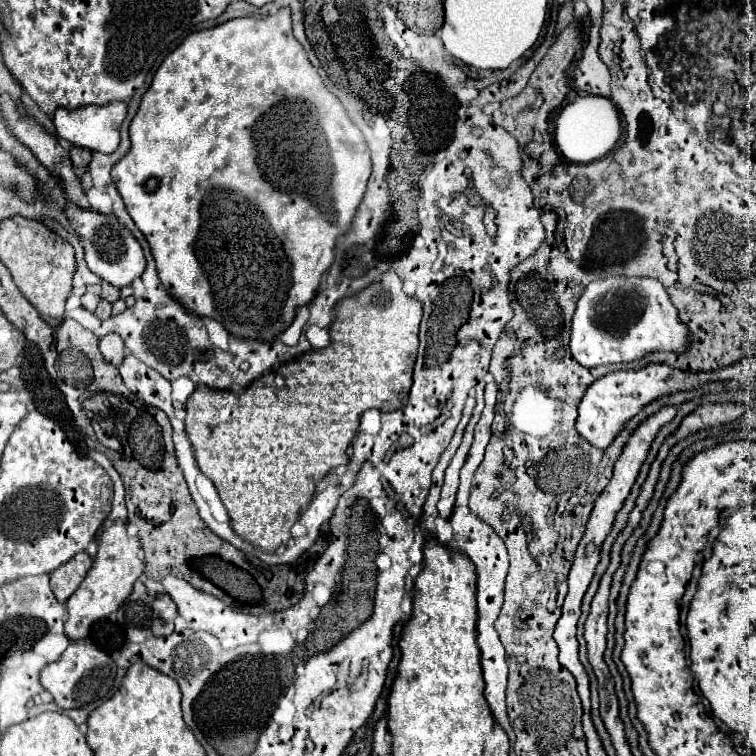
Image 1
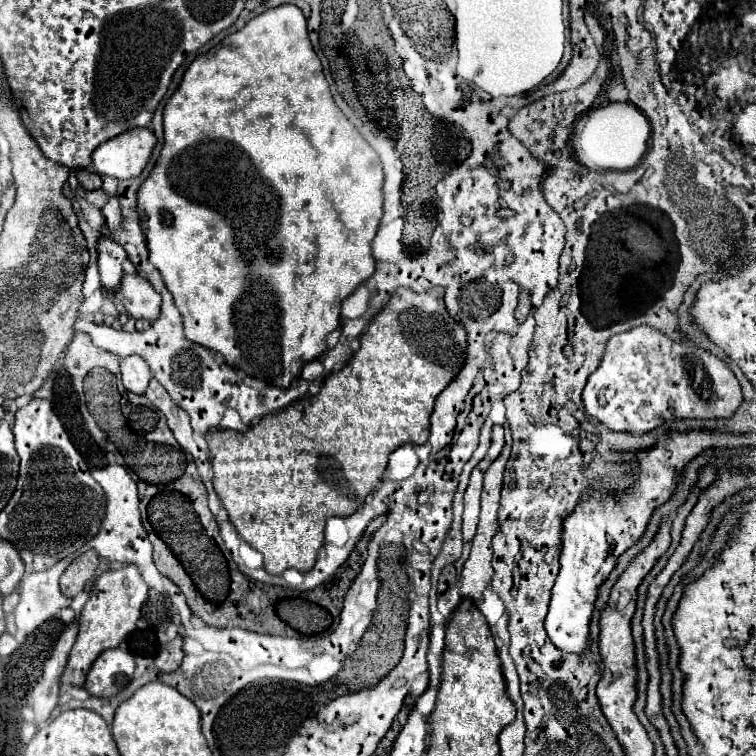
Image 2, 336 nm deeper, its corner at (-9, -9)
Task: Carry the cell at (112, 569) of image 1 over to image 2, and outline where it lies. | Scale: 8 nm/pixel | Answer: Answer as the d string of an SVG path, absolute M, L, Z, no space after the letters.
M123 566L119 570L103 572L95 580L95 588L99 592L91 592L91 598L83 606L83 612L79 616L79 626L81 626L79 636L69 652L69 660L61 676L61 684L83 686L85 676L91 664L95 662L95 658L107 648L117 648L131 632L135 632L137 620L141 618L141 606L147 600L147 590L149 590L135 566Z

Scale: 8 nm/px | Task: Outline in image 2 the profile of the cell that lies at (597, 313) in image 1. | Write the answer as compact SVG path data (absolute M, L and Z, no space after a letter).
M639 326L629 332L615 334L607 342L607 352L599 368L589 376L581 398L587 416L599 420L613 432L633 432L633 434L647 434L651 430L657 430L671 418L683 418L683 420L731 418L739 408L739 404L743 402L739 380L719 358L693 344L673 342L663 332L649 326Z

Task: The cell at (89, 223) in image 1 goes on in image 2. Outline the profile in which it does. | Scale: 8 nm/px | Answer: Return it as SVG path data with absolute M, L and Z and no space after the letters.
M139 274L123 276L123 282L117 294L123 298L123 306L129 312L129 316L133 316L135 320L153 322L159 318L161 296Z

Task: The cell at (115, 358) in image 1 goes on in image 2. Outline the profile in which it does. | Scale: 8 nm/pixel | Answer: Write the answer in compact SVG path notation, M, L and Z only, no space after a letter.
M127 356L121 360L121 374L123 386L133 394L145 394L151 382L151 370L147 368L145 360L139 356Z

